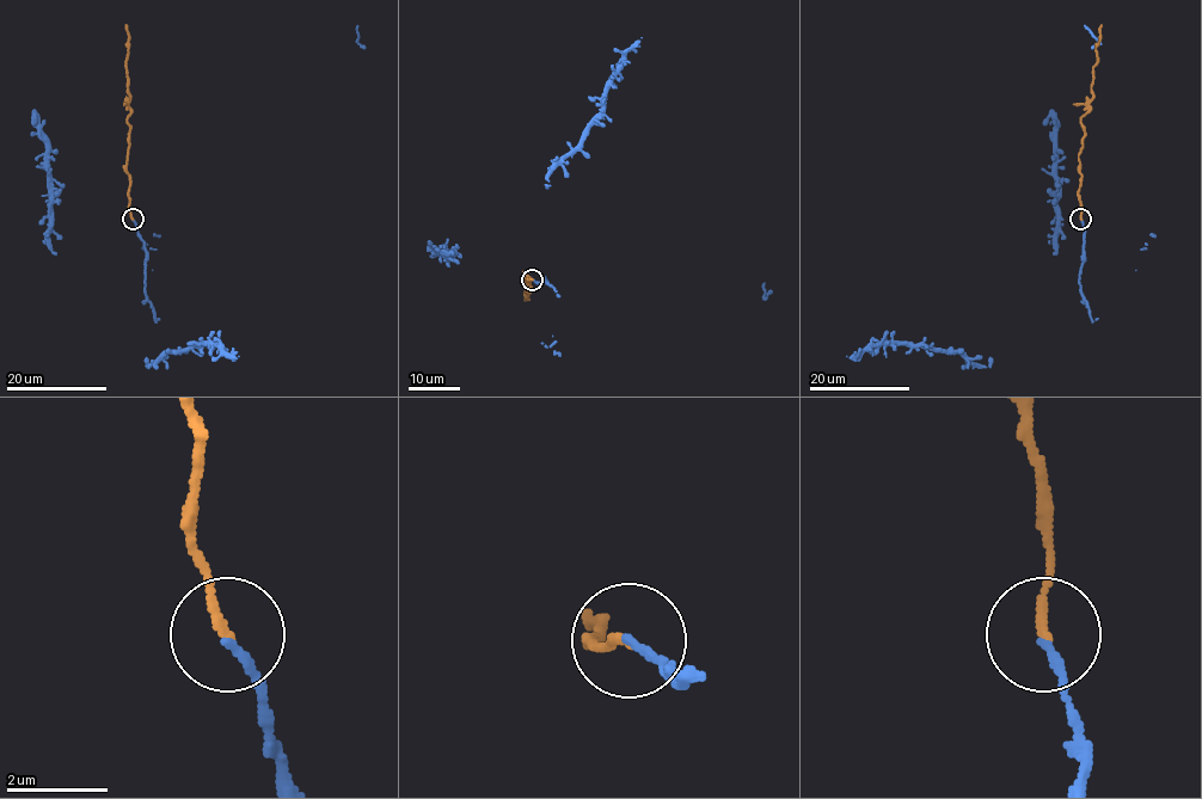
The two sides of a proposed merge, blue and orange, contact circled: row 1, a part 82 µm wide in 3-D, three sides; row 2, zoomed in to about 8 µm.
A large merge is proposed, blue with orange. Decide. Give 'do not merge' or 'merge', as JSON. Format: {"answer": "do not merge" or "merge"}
{"answer": "merge"}

